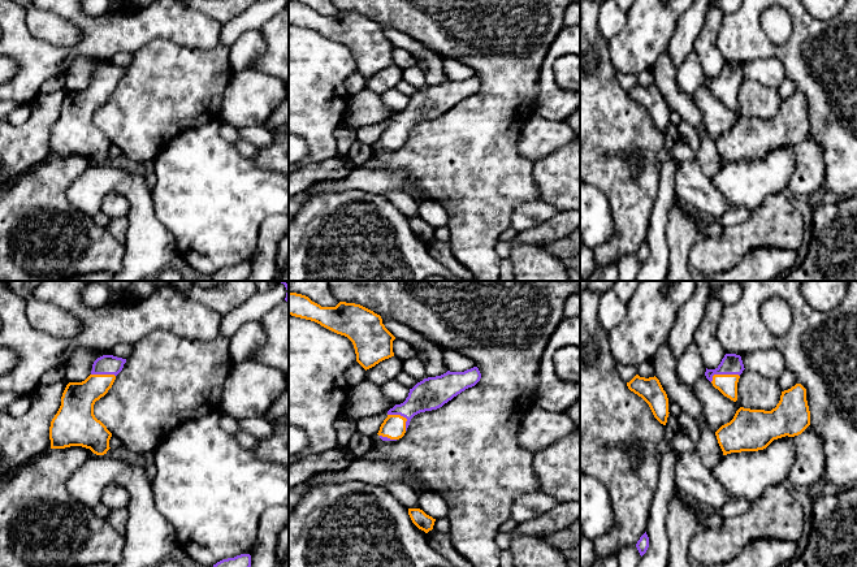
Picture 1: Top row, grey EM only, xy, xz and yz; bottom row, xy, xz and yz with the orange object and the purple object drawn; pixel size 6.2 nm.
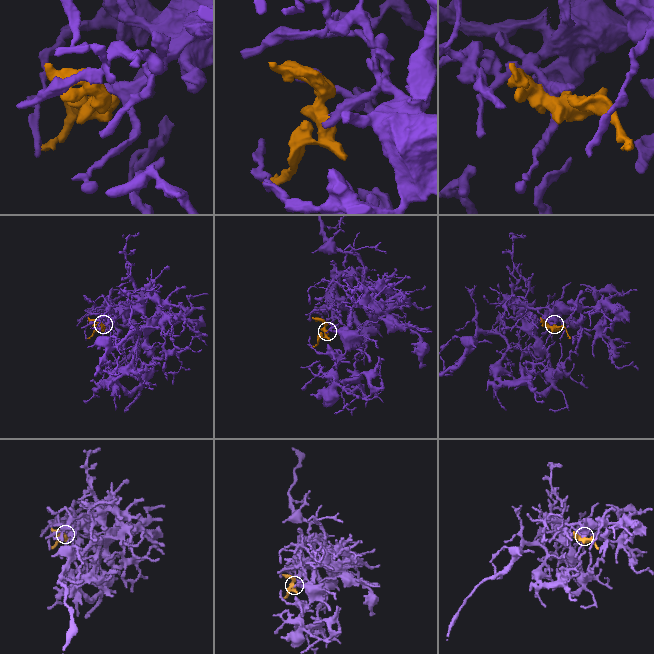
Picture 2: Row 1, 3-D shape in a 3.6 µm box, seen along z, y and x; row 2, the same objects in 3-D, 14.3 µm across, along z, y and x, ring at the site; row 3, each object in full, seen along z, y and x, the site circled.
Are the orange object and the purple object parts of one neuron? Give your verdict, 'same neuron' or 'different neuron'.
same neuron

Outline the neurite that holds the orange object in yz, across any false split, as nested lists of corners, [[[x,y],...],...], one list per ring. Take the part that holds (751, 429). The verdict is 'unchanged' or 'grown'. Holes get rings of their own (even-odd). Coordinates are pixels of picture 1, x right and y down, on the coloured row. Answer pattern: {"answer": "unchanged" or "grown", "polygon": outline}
{"answer": "unchanged", "polygon": [[[796,384],[791,389],[782,391],[779,403],[771,411],[740,407],[733,419],[722,425],[715,432],[715,436],[723,455],[727,455],[731,453],[763,450],[774,440],[801,434],[809,425],[810,411],[806,401],[806,389],[801,384]]]}

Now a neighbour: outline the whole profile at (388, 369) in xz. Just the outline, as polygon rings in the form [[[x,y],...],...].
[[[391,356],[365,371],[364,380],[368,380],[378,386],[386,384],[402,372],[403,360]]]

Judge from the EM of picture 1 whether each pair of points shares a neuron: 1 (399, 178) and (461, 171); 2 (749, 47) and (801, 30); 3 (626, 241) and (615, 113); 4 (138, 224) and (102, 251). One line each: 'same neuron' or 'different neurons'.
1: different neurons
2: same neuron
3: same neuron
4: different neurons

